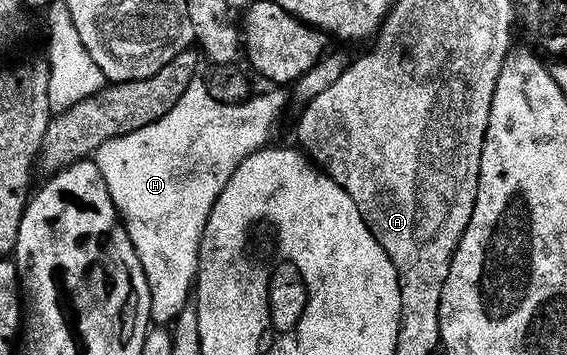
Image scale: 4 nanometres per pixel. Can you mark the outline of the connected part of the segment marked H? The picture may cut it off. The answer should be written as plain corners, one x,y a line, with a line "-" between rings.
198,78
192,83
190,90
186,90
186,94
182,94
180,101
161,120
137,132
127,132
122,138
114,138
110,142
103,144
96,152
94,159
97,166
102,170
102,178
106,178
106,186
110,190
110,198
114,202
121,220
124,221
124,227
128,230
128,237
132,239
134,250
142,262
142,270
146,270
146,278
150,282
150,294
152,295
152,319
157,325
175,325
176,320
182,314
182,310
189,307
190,297
193,295
196,282
196,267
200,264
200,243
202,242
202,234
204,233
206,222
210,218
210,214
214,210
222,190
226,190
230,178
238,170
240,163
246,157
253,156
254,153
259,152
260,149
269,147
271,140
268,139
271,138
272,131
276,128
276,123
283,118
284,111
288,108
288,96
284,93
287,91
268,91
272,92
266,93
265,96
253,95
251,98
241,100
235,104
223,104
213,98
208,92
207,83

